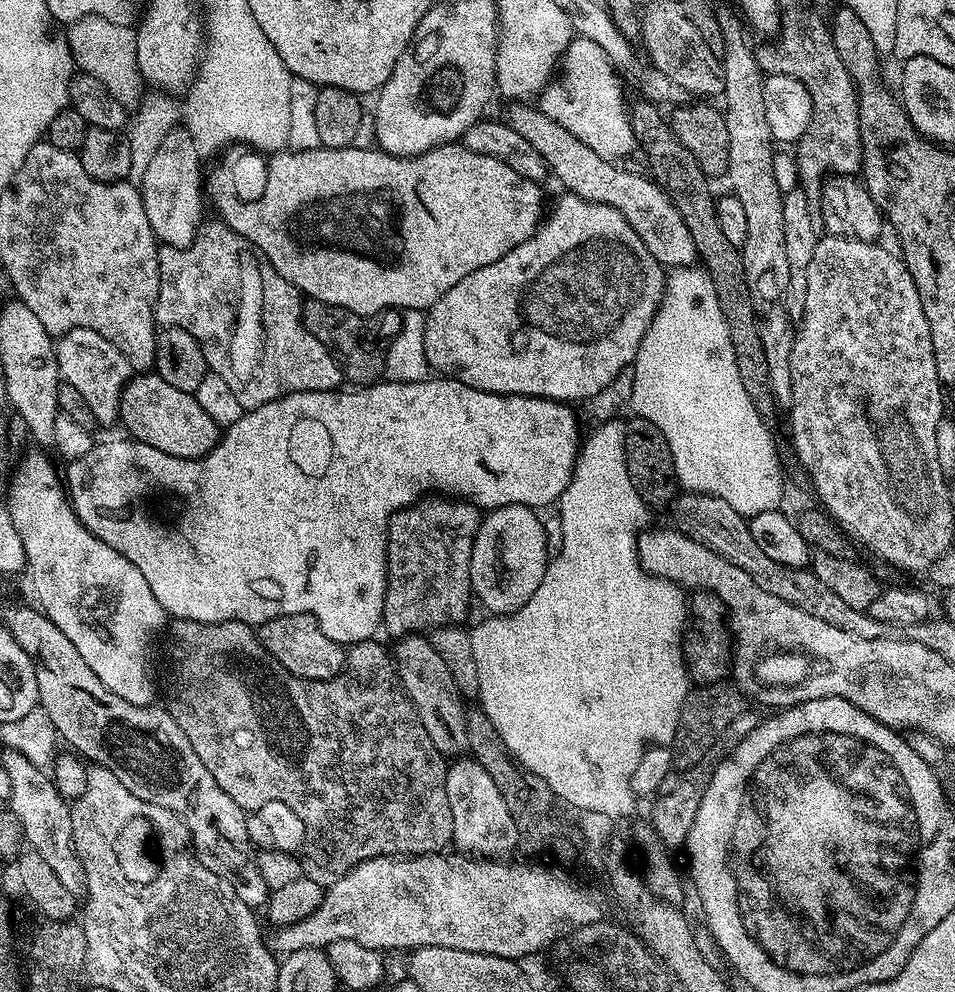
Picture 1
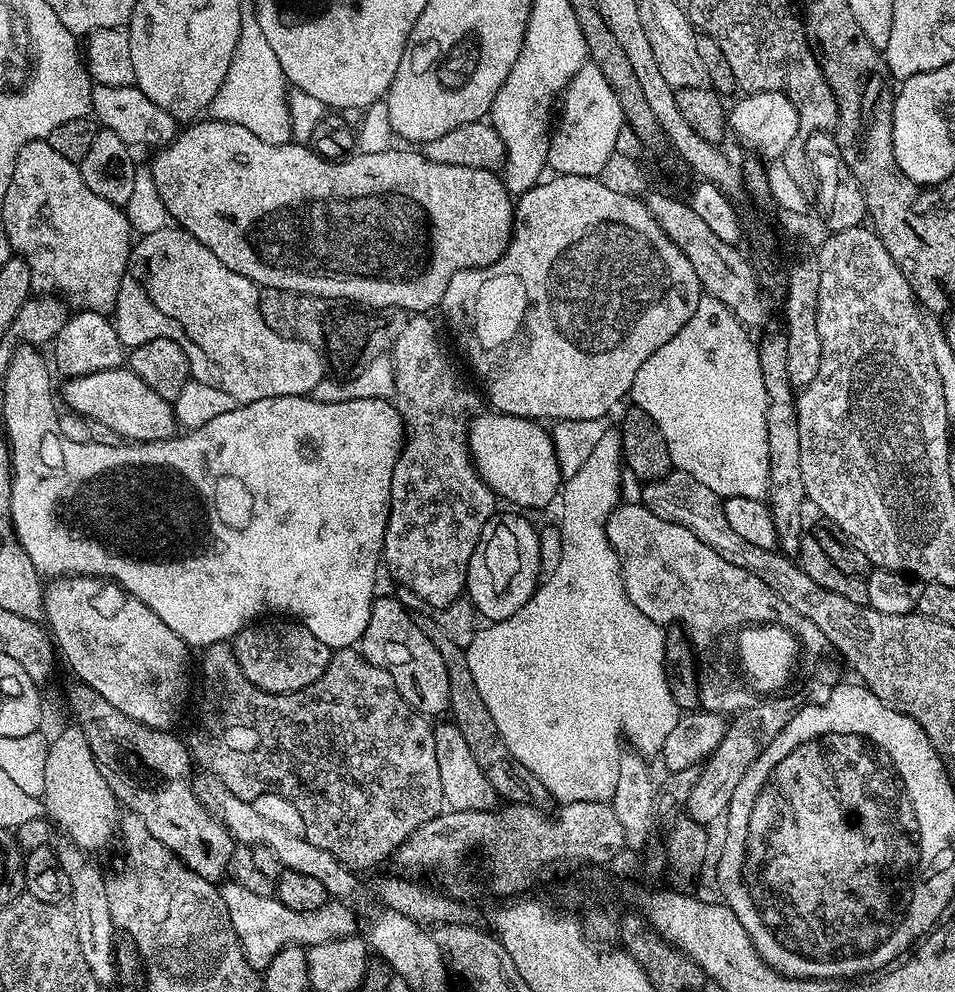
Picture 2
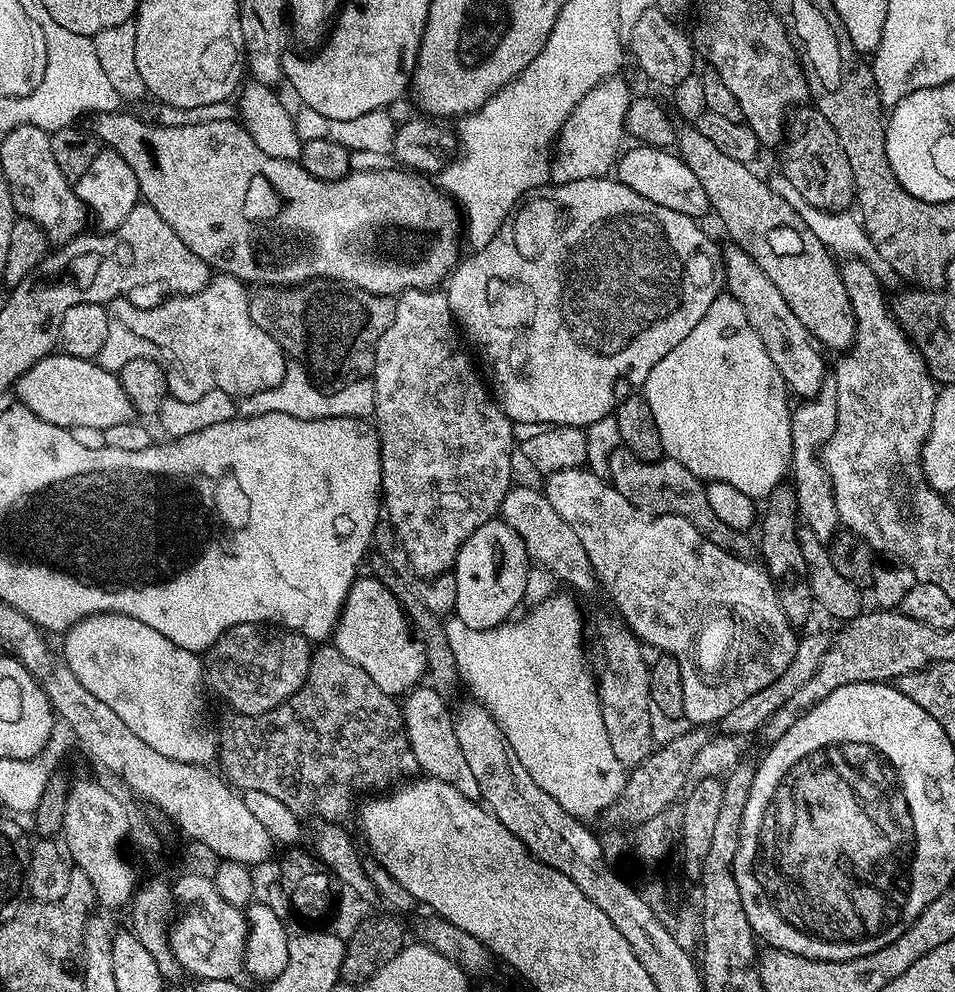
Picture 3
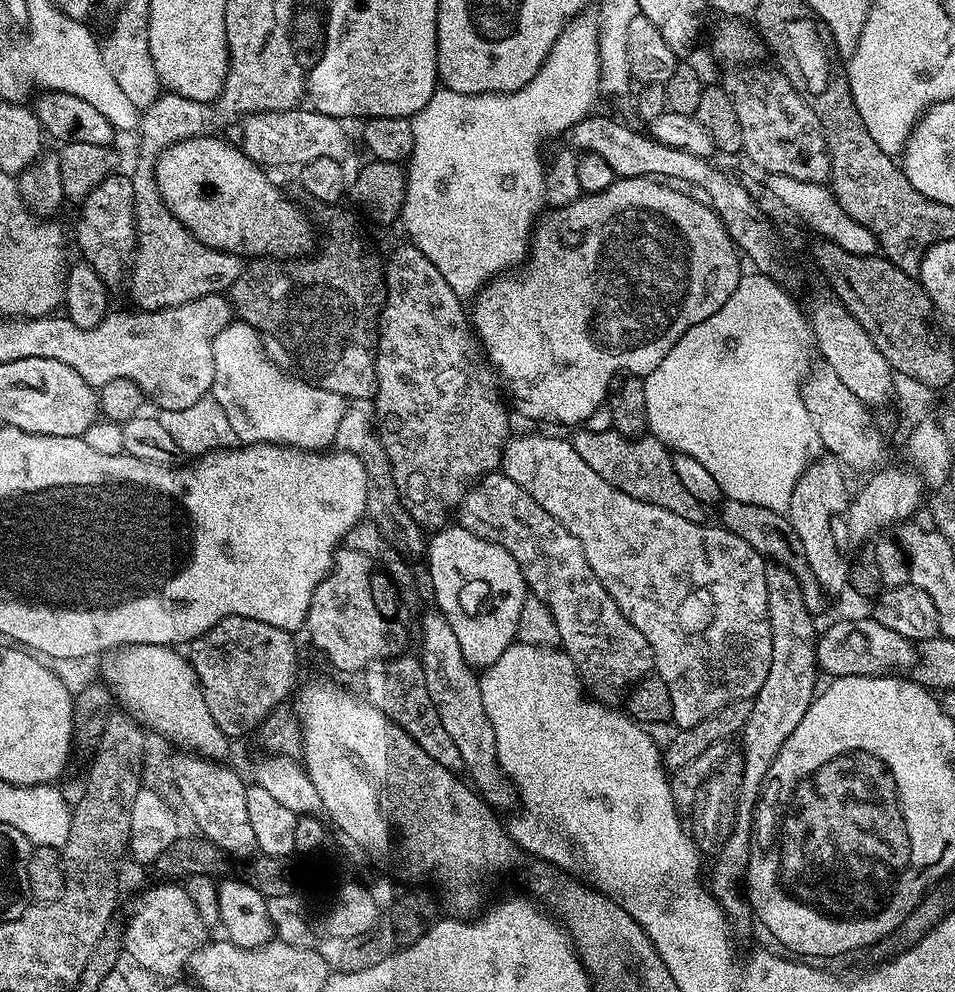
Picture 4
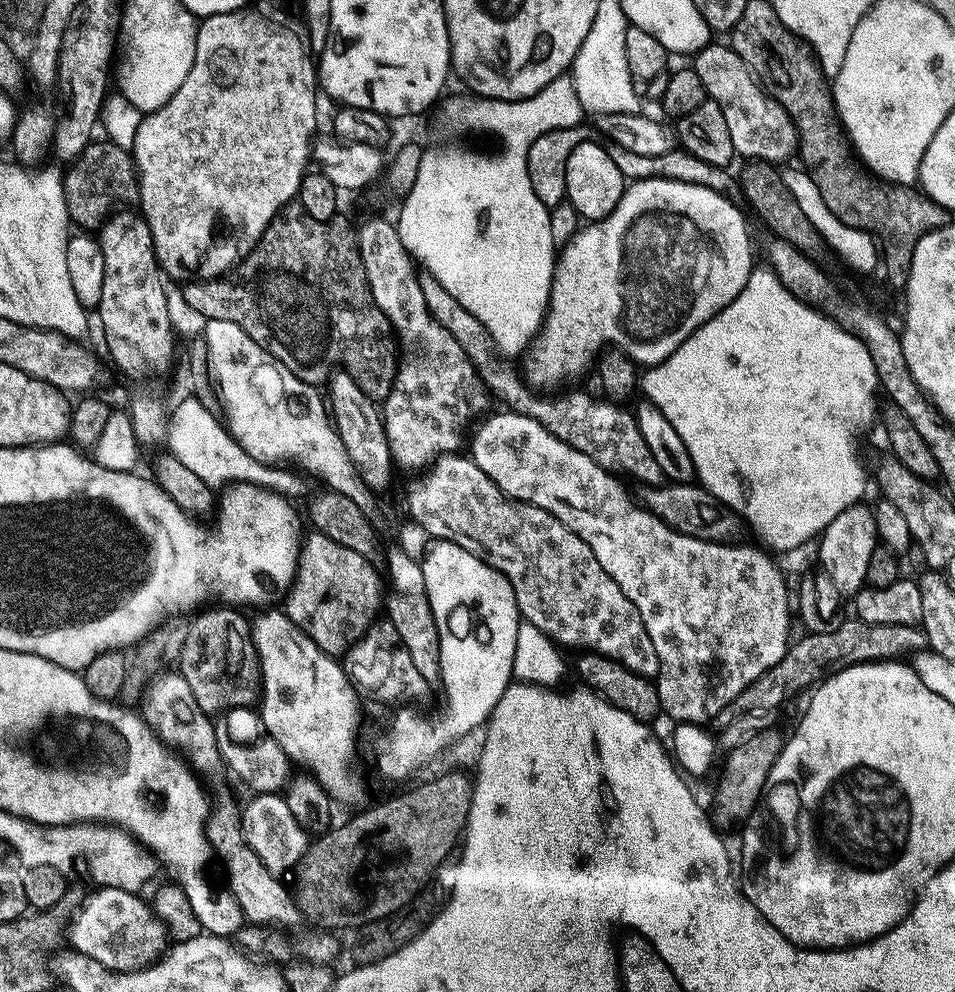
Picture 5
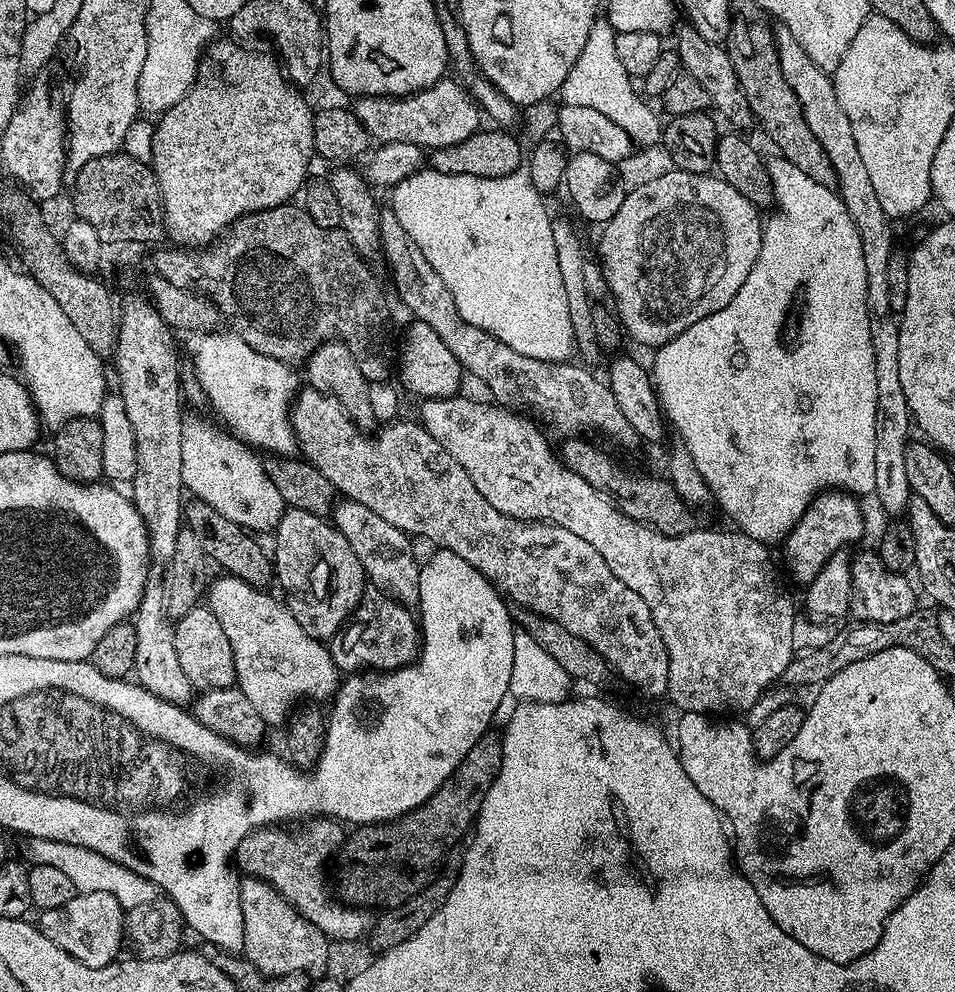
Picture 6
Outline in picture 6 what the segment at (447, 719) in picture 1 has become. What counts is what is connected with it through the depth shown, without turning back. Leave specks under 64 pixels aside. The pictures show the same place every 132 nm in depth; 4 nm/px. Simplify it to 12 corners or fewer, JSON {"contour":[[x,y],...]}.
{"contour":[[285,507],[274,580],[306,634],[331,640],[364,596],[332,522]]}

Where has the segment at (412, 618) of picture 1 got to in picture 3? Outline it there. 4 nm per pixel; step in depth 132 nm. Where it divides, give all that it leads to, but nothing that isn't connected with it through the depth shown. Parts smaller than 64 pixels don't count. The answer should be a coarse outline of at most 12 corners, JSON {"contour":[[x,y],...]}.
{"contour":[[447,295],[395,297],[382,508],[445,575],[513,487],[514,425]]}

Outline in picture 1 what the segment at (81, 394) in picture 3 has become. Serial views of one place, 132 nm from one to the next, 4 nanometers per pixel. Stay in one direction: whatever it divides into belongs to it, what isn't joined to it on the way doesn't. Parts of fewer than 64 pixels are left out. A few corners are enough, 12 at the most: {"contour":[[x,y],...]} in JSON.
{"contour":[[155,374],[120,395],[131,439],[196,460],[221,425],[195,395]]}

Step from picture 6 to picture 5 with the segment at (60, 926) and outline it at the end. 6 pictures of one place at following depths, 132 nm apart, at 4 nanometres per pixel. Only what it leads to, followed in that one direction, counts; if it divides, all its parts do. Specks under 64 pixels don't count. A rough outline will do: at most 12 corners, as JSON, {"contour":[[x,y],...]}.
{"contour":[[97,887],[71,947],[112,972],[155,964],[170,940],[135,892]]}

